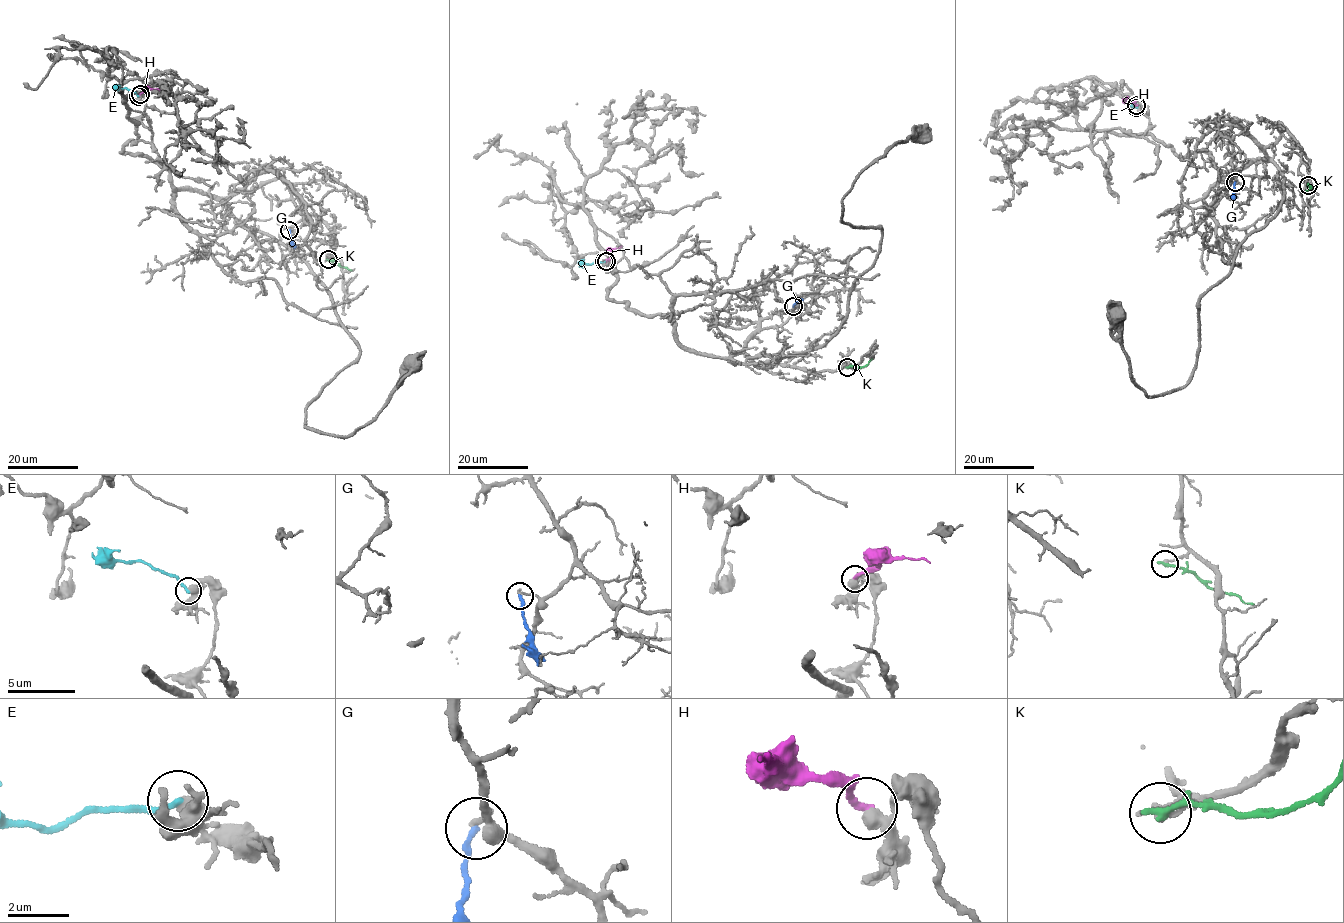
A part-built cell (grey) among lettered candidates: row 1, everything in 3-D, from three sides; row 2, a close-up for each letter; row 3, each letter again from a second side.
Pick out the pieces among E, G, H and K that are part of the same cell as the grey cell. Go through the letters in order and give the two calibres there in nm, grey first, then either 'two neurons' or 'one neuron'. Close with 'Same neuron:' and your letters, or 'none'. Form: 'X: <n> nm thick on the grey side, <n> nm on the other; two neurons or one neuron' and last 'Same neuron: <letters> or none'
E: 360 nm thick on the grey side, 180 nm on the other; two neurons
G: 160 nm thick on the grey side, 200 nm on the other; two neurons
H: 360 nm thick on the grey side, 240 nm on the other; two neurons
K: 240 nm thick on the grey side, 280 nm on the other; two neurons
Same neuron: none

